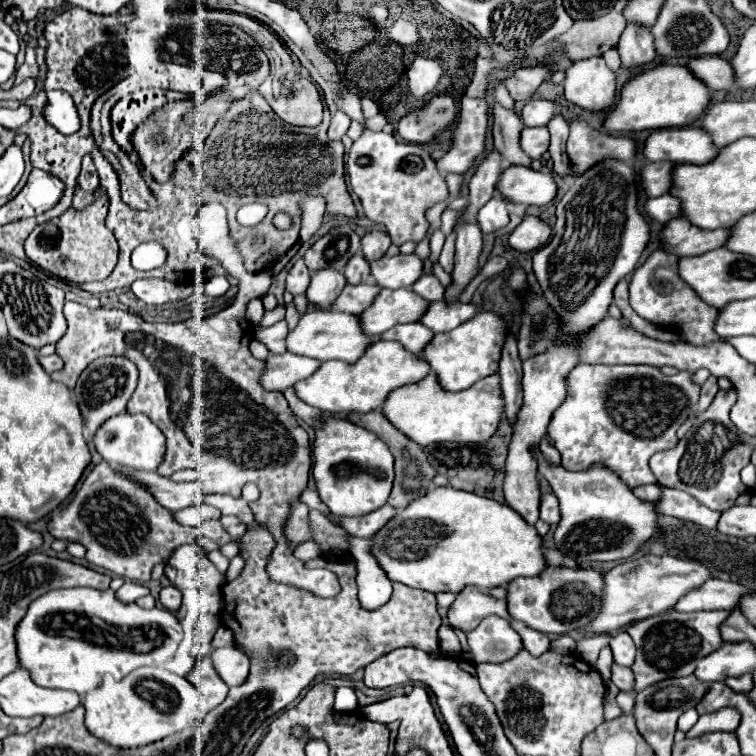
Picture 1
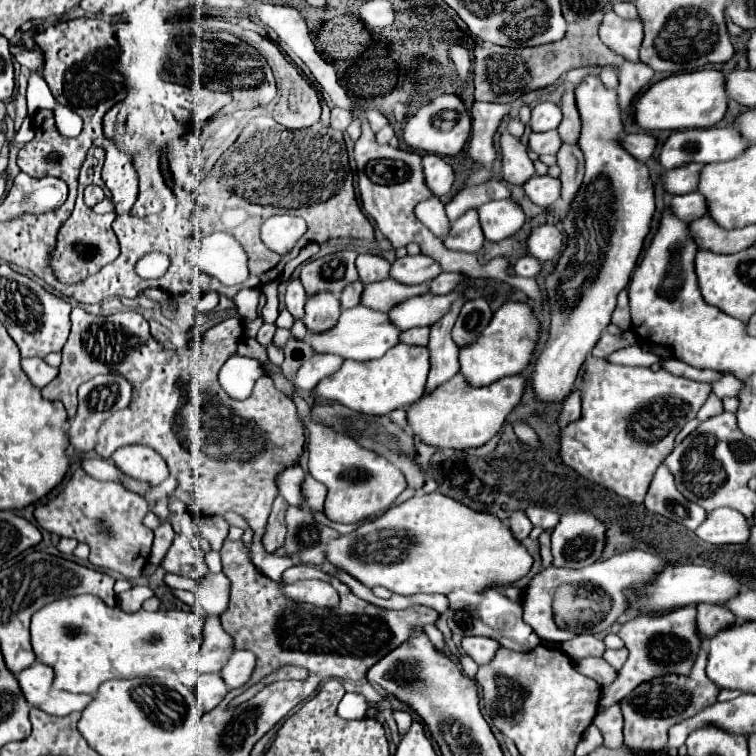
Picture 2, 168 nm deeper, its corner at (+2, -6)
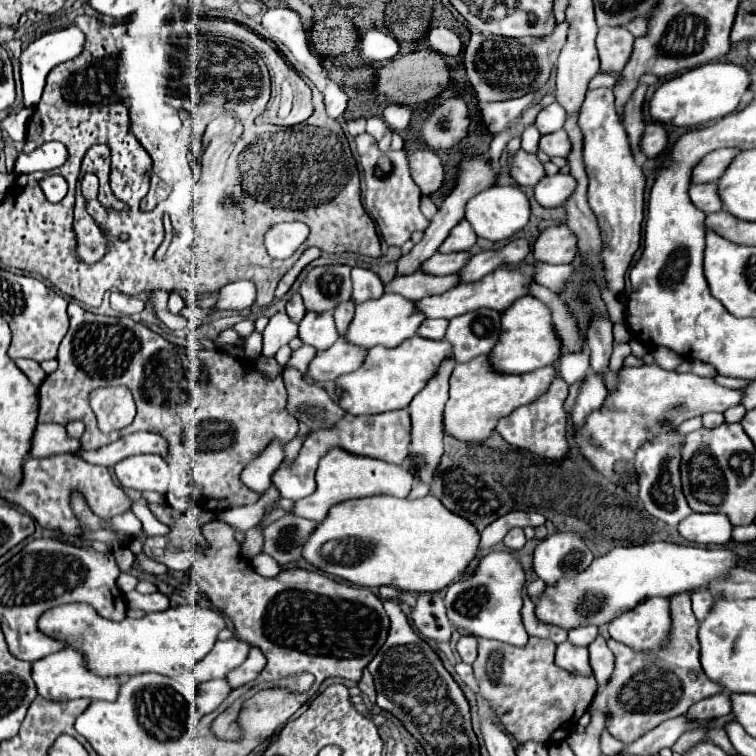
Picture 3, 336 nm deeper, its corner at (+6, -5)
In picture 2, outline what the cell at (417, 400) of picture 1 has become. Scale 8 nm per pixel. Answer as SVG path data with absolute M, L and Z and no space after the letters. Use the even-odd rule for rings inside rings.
M460 373L454 375L448 383L440 385L434 393L424 395L418 403L408 407L408 423L412 433L428 445L440 449L466 449L480 447L492 439L508 413L520 403L526 389L526 379L522 375L504 377L486 387L472 387Z

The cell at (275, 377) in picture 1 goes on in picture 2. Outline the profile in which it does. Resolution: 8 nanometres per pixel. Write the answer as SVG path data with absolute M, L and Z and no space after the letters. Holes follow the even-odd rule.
M314 355L310 361L306 361L294 379L296 389L312 391L324 377L330 377L338 367L342 367L344 359L338 359L338 355Z

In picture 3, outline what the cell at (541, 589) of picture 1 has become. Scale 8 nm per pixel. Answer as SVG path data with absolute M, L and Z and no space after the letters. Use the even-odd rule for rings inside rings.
M654 542L654 544L642 544L642 546L630 546L630 548L612 548L608 554L594 558L592 564L580 572L574 578L560 578L556 584L546 586L540 598L534 600L536 604L536 618L544 624L558 626L562 630L572 630L580 626L602 626L618 618L620 614L636 608L640 602L654 598L654 596L664 596L670 598L680 592L688 592L692 588L704 586L706 582L724 576L732 566L736 564L736 556L726 550L708 550L700 546L678 546L670 542Z

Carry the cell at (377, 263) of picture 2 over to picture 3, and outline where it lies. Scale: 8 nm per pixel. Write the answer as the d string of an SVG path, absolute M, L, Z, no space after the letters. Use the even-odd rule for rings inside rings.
M360 266L352 268L352 284L354 284L352 298L356 304L370 298L380 298L384 294L384 284L378 278L378 274Z

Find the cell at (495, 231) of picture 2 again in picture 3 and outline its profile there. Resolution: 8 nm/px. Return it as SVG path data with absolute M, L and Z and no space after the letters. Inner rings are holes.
M490 186L470 198L470 202L466 204L466 220L480 238L486 238L490 242L502 242L520 232L528 224L528 216L530 204L518 186Z

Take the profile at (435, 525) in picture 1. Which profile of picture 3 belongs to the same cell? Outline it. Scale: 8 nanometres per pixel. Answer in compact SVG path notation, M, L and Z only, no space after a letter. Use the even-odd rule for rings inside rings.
M432 494L424 498L394 498L394 496L368 496L346 500L334 506L328 518L314 530L304 546L304 558L326 574L352 582L354 586L380 588L394 586L404 592L440 592L442 588L458 582L468 570L470 562L480 550L480 532L466 518L446 510Z

